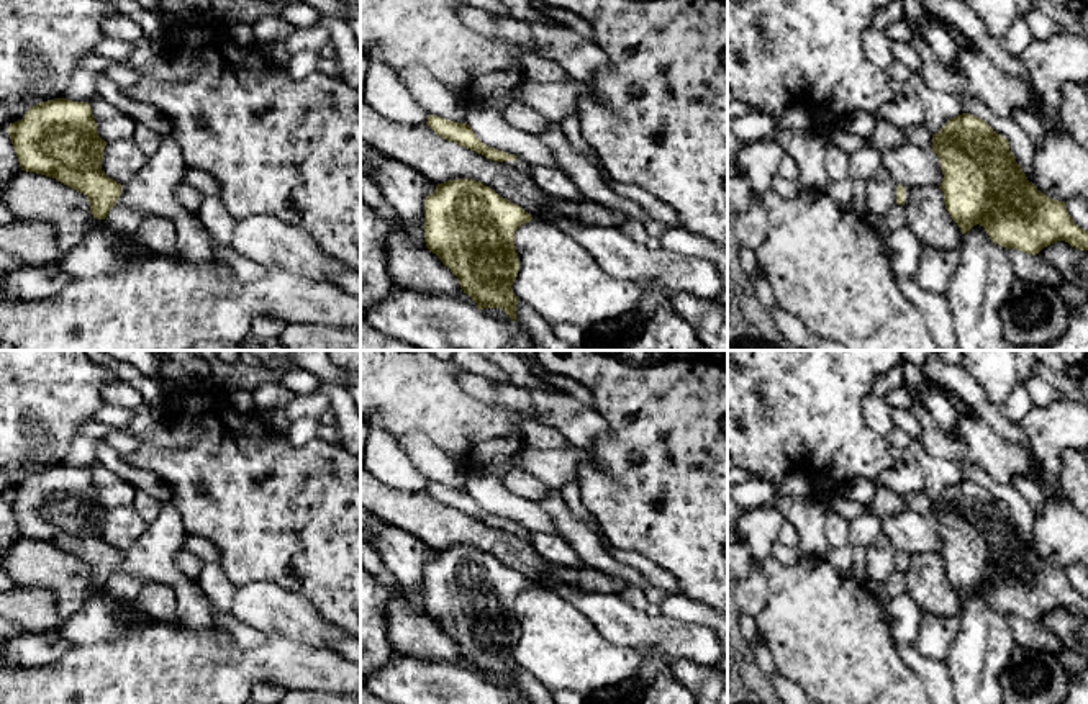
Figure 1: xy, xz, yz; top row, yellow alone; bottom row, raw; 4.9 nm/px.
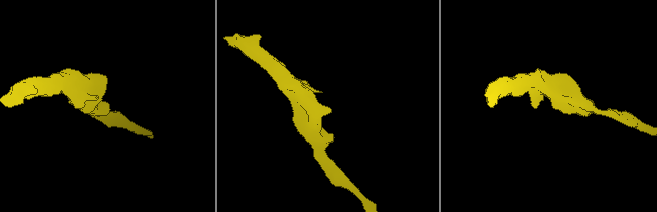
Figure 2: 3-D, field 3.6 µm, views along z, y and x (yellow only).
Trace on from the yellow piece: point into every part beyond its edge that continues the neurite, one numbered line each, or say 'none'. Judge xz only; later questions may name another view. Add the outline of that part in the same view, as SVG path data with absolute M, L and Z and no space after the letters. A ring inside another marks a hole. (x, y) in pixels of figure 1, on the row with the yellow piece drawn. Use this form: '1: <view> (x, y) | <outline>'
1: xz (520, 164) | M516 157L515 160L503 160L503 164L515 167L516 170L531 177L533 165L521 157Z

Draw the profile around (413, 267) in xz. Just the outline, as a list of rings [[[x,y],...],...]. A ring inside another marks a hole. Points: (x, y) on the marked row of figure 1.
[[[393,216],[393,231],[385,246],[387,270],[408,291],[446,293],[472,306],[477,303],[460,288],[457,277],[424,242],[423,226]]]

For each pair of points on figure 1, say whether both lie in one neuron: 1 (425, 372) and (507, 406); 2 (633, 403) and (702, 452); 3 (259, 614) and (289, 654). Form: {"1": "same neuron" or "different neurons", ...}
{"1": "same neuron", "2": "same neuron", "3": "different neurons"}

